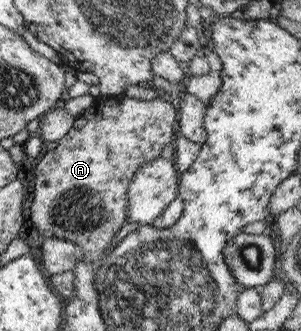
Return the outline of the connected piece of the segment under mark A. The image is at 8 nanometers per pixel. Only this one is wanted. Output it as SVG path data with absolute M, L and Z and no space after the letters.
M124 95L95 98L88 109L73 119L71 128L57 141L57 145L49 148L35 163L29 206L32 225L44 236L52 235L74 243L81 257L95 267L114 234L126 223L128 184L140 165L161 157L164 145L174 140L177 115L175 101L163 97L151 101Z

